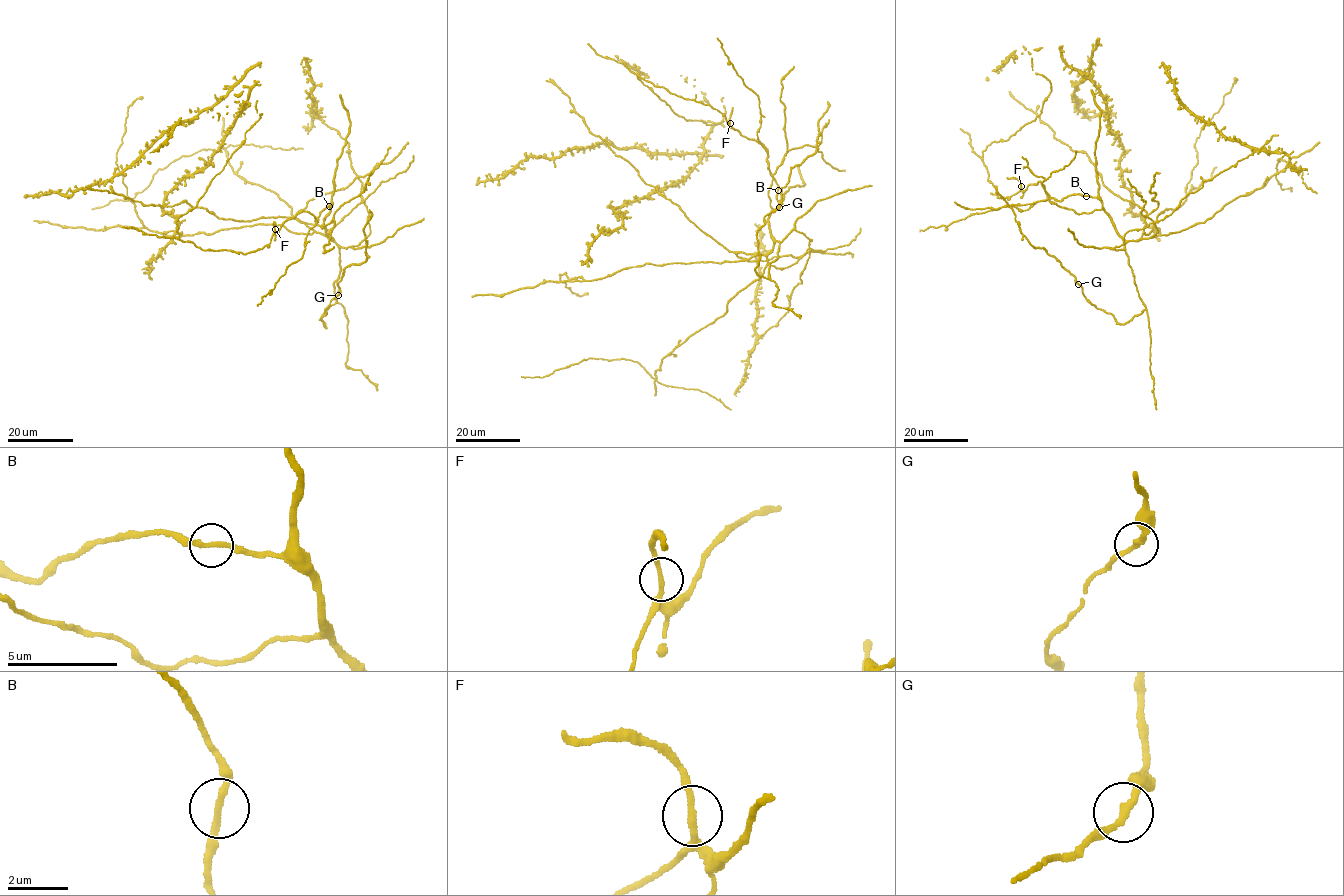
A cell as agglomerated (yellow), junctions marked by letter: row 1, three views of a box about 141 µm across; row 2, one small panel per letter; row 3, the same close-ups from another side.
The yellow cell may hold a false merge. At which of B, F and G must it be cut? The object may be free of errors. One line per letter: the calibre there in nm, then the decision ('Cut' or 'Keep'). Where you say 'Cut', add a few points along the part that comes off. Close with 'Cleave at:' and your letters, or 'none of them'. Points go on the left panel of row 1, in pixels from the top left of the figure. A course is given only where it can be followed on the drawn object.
B: Thickness 200 nm. Keep
F: Thickness 200 nm. Keep
G: Thickness 240 nm. Keep
Cleave at: none of them

